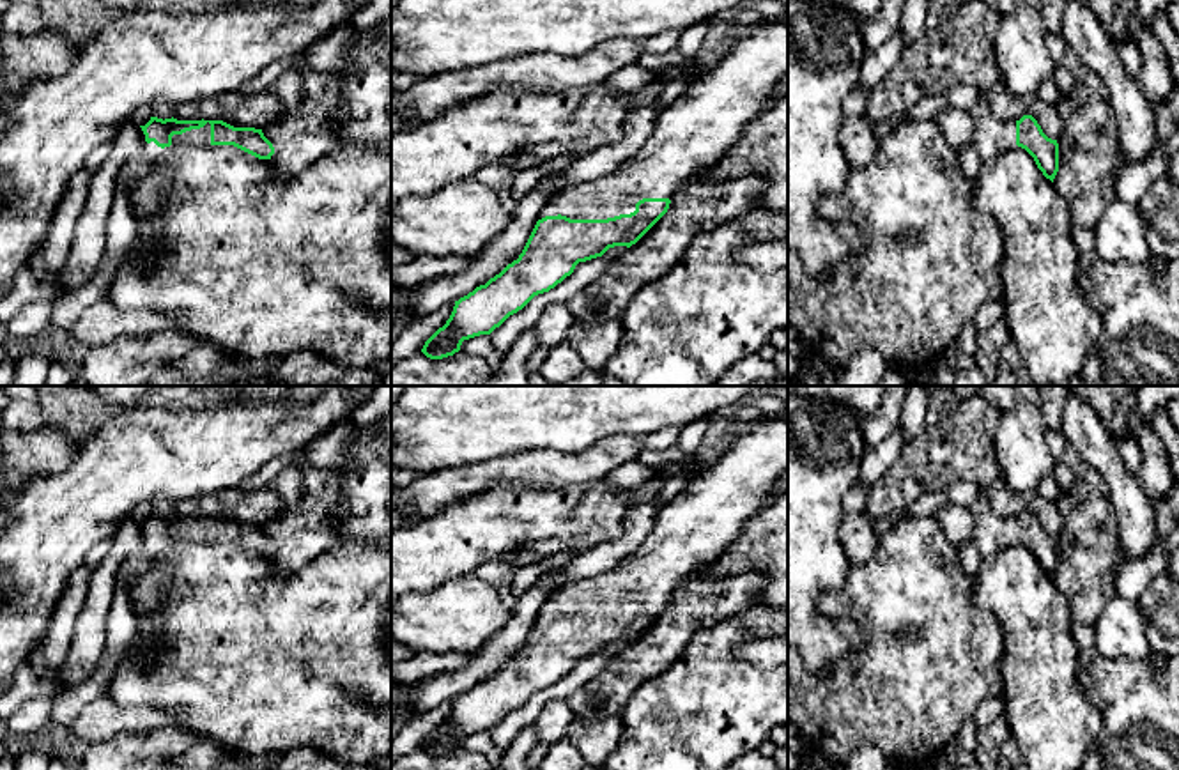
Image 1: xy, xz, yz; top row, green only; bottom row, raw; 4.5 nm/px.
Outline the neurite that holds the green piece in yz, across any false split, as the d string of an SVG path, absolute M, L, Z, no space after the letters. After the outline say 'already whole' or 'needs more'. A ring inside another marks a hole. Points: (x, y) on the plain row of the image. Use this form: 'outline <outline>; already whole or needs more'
outline M981 490L970 512L975 522L974 531L958 547L959 563L965 570L977 575L988 558L1018 542L1034 554L1043 572L1053 579L1059 568L1059 540L1043 529L1032 512L1023 512L1016 519L998 517Z; needs more

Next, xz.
outline M788 412L738 428L706 471L660 506L646 540L613 570L575 579L552 593L547 612L538 616L522 650L485 681L455 697L446 720L423 742L430 756L460 747L464 736L490 731L535 692L549 689L579 658L602 653L609 644L636 641L669 605L671 593L694 574L719 561L747 524L774 499L774 485L788 471Z; needs more

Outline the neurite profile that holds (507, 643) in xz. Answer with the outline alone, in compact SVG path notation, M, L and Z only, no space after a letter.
M648 499L632 503L627 510L620 538L579 552L572 561L556 568L556 581L540 577L517 598L510 620L483 648L471 655L471 660L464 667L432 674L416 687L414 713L458 697L517 657L536 618L547 612L552 593L566 582L595 577L618 566L651 533L659 510Z

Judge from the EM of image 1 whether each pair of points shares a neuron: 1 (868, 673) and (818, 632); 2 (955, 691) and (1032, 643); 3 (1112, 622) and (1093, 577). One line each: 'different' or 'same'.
1: different
2: different
3: different

